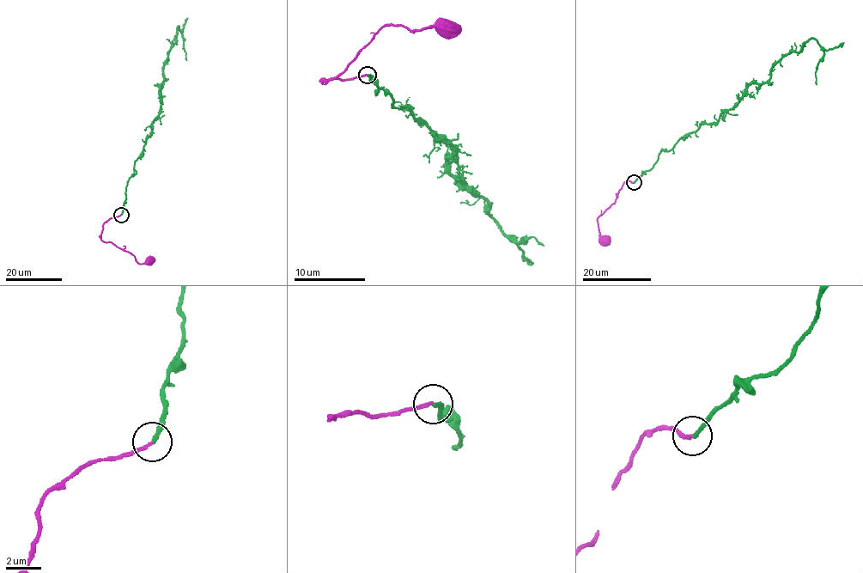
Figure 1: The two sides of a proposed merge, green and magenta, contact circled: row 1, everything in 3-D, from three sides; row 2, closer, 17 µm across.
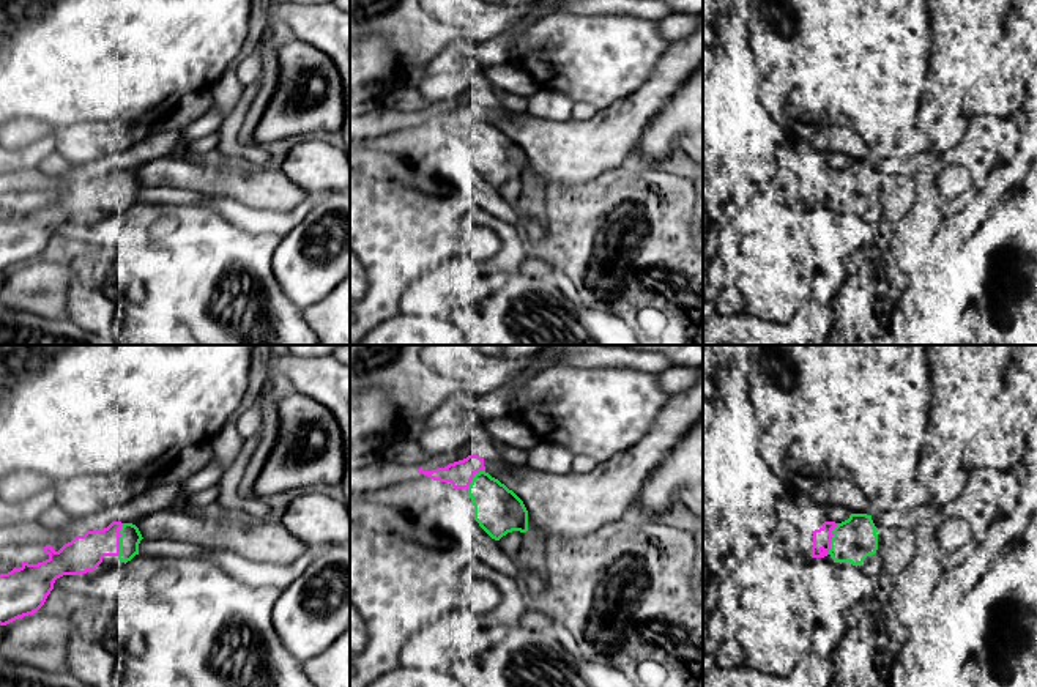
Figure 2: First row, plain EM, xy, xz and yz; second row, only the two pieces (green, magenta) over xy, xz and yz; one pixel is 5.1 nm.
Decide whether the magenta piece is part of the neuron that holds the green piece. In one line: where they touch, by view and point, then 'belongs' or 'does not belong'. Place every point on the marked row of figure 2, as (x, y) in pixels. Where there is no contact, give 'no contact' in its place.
xy (120, 539) | belongs

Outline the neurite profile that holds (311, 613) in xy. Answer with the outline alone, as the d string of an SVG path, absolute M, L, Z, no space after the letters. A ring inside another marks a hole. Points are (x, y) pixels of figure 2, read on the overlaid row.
M350 542L323 545L273 607L282 646L299 662L326 651L350 629Z

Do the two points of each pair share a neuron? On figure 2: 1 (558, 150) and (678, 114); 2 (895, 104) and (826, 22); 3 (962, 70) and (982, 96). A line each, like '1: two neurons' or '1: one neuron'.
1: two neurons
2: one neuron
3: two neurons

